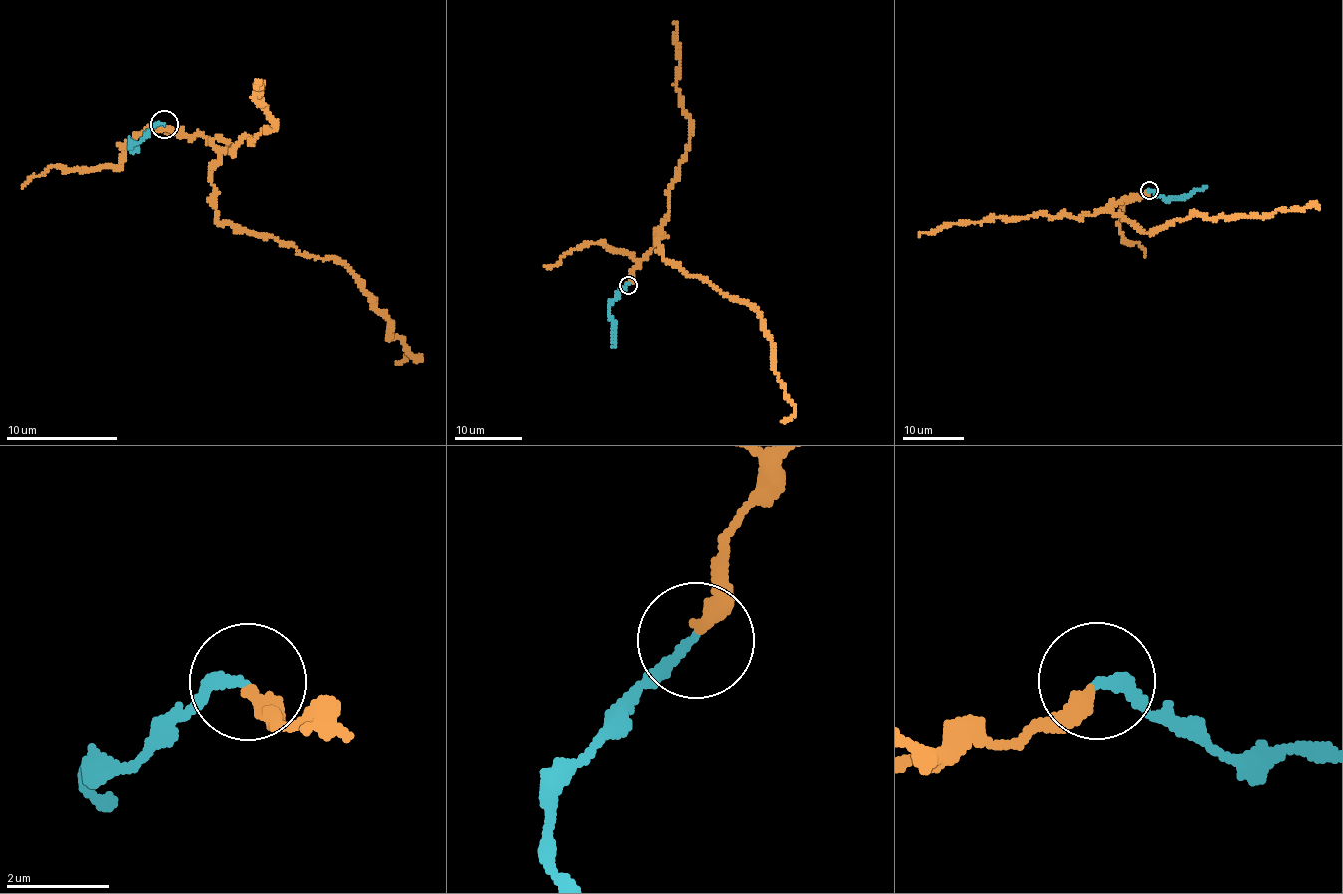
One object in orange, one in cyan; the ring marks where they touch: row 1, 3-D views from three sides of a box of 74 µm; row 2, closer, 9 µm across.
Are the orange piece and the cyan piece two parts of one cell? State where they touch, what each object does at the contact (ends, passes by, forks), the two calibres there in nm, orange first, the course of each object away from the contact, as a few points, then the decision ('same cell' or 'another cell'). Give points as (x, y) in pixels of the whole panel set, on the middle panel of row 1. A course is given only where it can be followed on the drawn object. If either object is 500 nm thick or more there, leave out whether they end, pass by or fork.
at (628, 285); orange ends there; cyan ends there; 320 nm thick on the orange side, 200 nm on the other; orange runs (628, 284), (659, 228), (662, 257), (750, 304), (762, 317), (774, 371), (794, 407), (780, 420); cyan runs (628, 284), (608, 310), (614, 343), (611, 347); same cell

